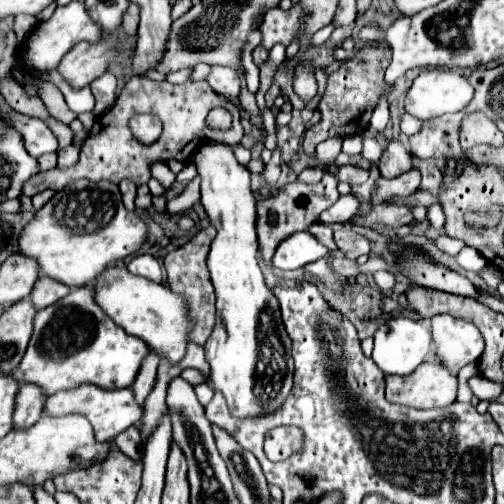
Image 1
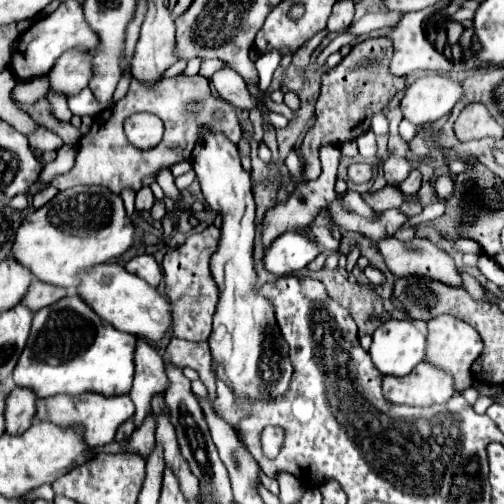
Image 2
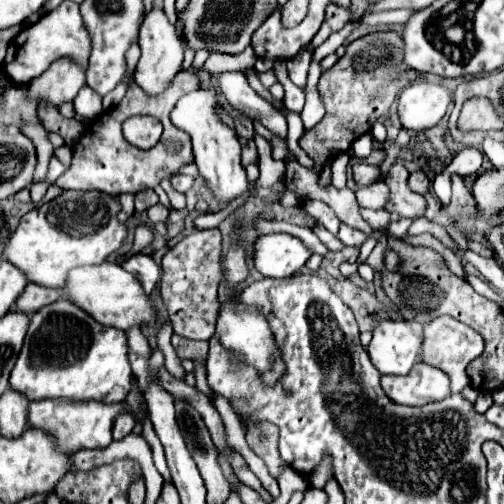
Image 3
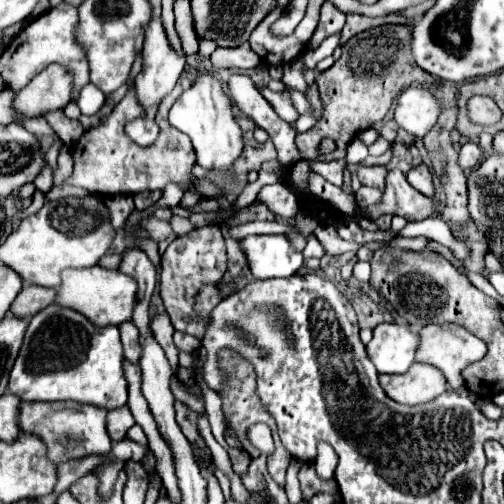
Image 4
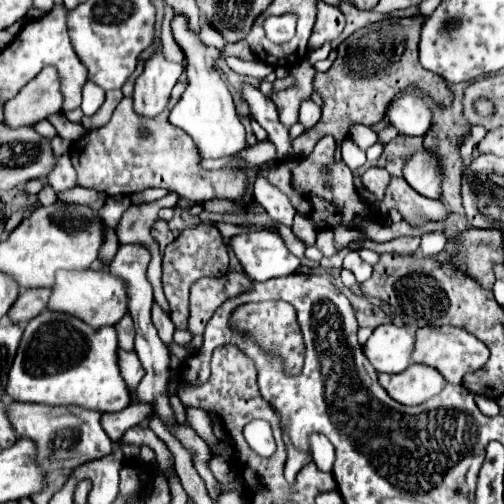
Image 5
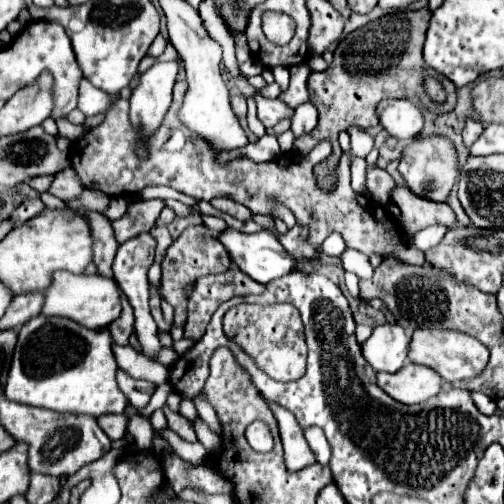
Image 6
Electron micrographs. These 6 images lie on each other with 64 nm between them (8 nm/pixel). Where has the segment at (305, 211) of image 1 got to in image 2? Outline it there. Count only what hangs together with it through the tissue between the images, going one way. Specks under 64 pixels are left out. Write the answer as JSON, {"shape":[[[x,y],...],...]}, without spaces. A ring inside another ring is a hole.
{"shape":[[[324,146],[320,150],[319,157],[322,169],[320,178],[314,180],[314,182],[298,186],[284,202],[278,202],[272,210],[268,210],[268,214],[264,218],[264,232],[262,232],[262,242],[264,244],[270,244],[282,232],[308,226],[308,222],[318,214],[318,210],[324,208],[324,206],[328,206],[334,200],[334,196],[336,196],[334,182],[336,182],[336,168],[338,168],[338,162],[340,162],[340,148],[336,148],[336,146]]]}

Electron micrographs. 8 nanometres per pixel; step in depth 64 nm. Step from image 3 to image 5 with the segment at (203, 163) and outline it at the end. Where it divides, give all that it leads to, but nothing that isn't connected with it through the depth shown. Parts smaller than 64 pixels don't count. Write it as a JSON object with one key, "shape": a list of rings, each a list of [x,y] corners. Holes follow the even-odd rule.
{"shape":[[[176,10],[170,26],[176,44],[182,48],[186,56],[186,74],[188,74],[188,88],[182,94],[180,102],[174,106],[174,110],[170,112],[170,122],[192,136],[192,140],[200,148],[202,158],[222,158],[242,150],[246,146],[246,132],[236,114],[232,94],[214,66],[216,60],[222,58],[220,50],[204,46],[200,34],[188,26],[188,18]]]}

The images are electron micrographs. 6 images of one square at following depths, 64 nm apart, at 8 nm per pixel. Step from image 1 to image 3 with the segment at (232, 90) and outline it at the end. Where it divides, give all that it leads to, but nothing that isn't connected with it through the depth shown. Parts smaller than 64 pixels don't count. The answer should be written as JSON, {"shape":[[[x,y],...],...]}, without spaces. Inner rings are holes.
{"shape":[[[224,72],[224,74],[220,74],[218,84],[220,84],[220,90],[226,96],[226,100],[236,110],[246,114],[254,122],[260,122],[274,136],[286,140],[286,134],[288,134],[286,118],[270,102],[266,102],[262,96],[258,96],[250,88],[250,84],[242,72]]]}

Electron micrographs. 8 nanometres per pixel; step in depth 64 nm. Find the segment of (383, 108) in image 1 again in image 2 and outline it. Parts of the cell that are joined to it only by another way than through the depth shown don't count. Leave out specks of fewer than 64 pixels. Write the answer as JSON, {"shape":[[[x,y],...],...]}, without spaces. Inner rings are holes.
{"shape":[[[382,112],[372,118],[372,132],[376,136],[386,136],[388,134],[388,120],[386,120],[386,116]]]}

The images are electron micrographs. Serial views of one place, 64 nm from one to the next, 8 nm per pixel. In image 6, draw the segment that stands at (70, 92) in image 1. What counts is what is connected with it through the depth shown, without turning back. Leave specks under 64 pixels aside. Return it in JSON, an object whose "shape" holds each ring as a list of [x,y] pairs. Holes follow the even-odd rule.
{"shape":[[[86,78],[80,80],[80,88],[78,88],[78,110],[82,110],[84,116],[96,116],[96,114],[104,114],[108,112],[112,100],[110,94],[94,88],[92,84],[88,84]]]}

